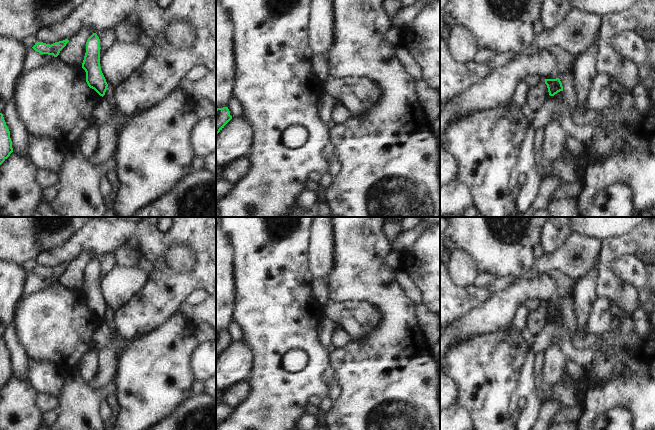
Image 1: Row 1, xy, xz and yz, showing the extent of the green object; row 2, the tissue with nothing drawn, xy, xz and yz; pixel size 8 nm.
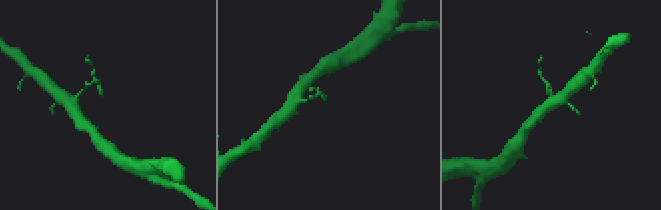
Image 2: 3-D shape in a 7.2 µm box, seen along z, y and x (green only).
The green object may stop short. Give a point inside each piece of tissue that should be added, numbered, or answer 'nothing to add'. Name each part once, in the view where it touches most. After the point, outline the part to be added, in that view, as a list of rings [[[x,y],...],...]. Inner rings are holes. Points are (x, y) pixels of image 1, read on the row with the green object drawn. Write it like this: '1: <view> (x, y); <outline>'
nothing to add

